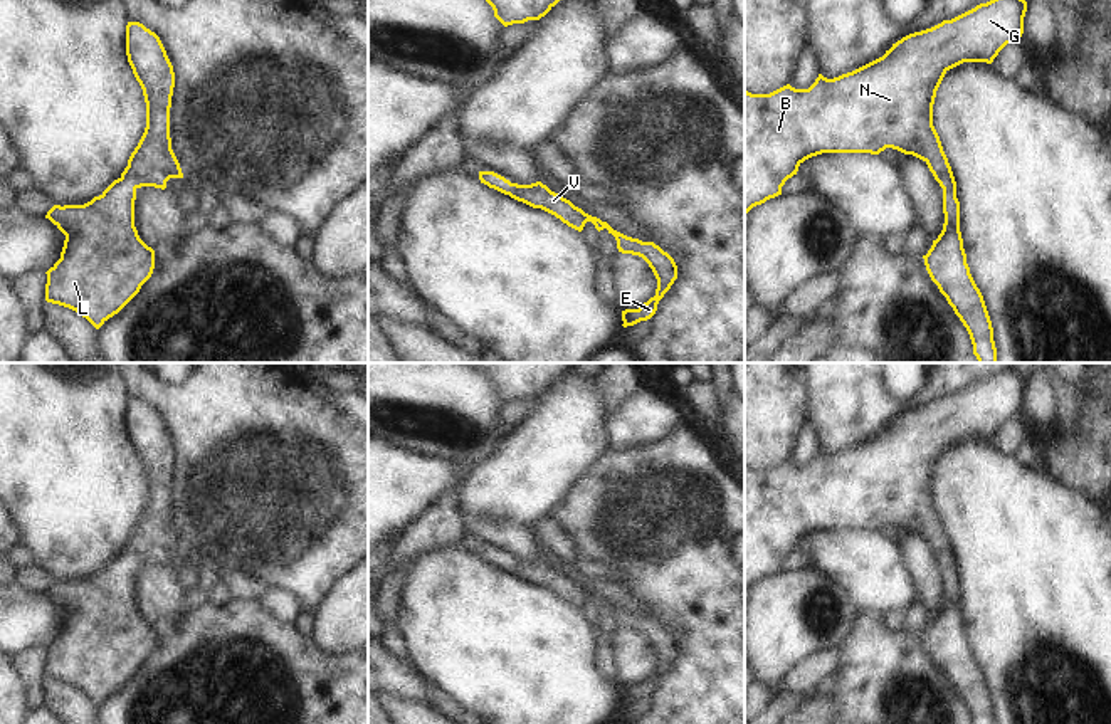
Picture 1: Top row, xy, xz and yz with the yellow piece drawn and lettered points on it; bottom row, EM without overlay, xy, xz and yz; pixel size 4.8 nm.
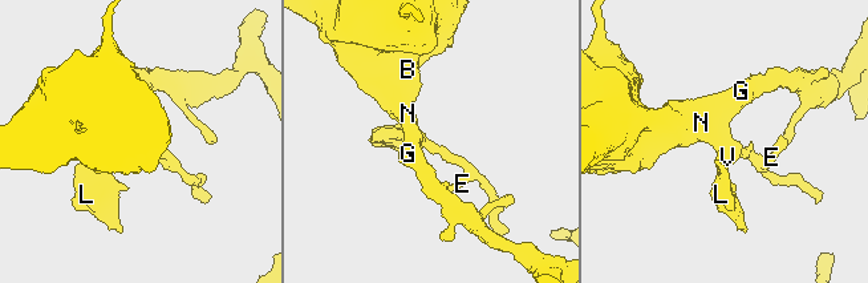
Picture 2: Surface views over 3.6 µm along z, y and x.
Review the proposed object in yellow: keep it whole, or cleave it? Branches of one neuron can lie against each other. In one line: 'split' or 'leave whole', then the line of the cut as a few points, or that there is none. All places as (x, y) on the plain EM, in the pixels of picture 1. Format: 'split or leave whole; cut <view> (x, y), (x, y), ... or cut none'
leave whole; cut none

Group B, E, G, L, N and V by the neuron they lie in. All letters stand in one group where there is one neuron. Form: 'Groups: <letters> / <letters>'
Groups: B E G L N V.

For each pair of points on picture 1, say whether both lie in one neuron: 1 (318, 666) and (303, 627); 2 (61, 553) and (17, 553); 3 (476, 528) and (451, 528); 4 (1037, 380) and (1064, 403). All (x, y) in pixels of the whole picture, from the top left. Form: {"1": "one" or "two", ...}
{"1": "two", "2": "two", "3": "two", "4": "two"}

